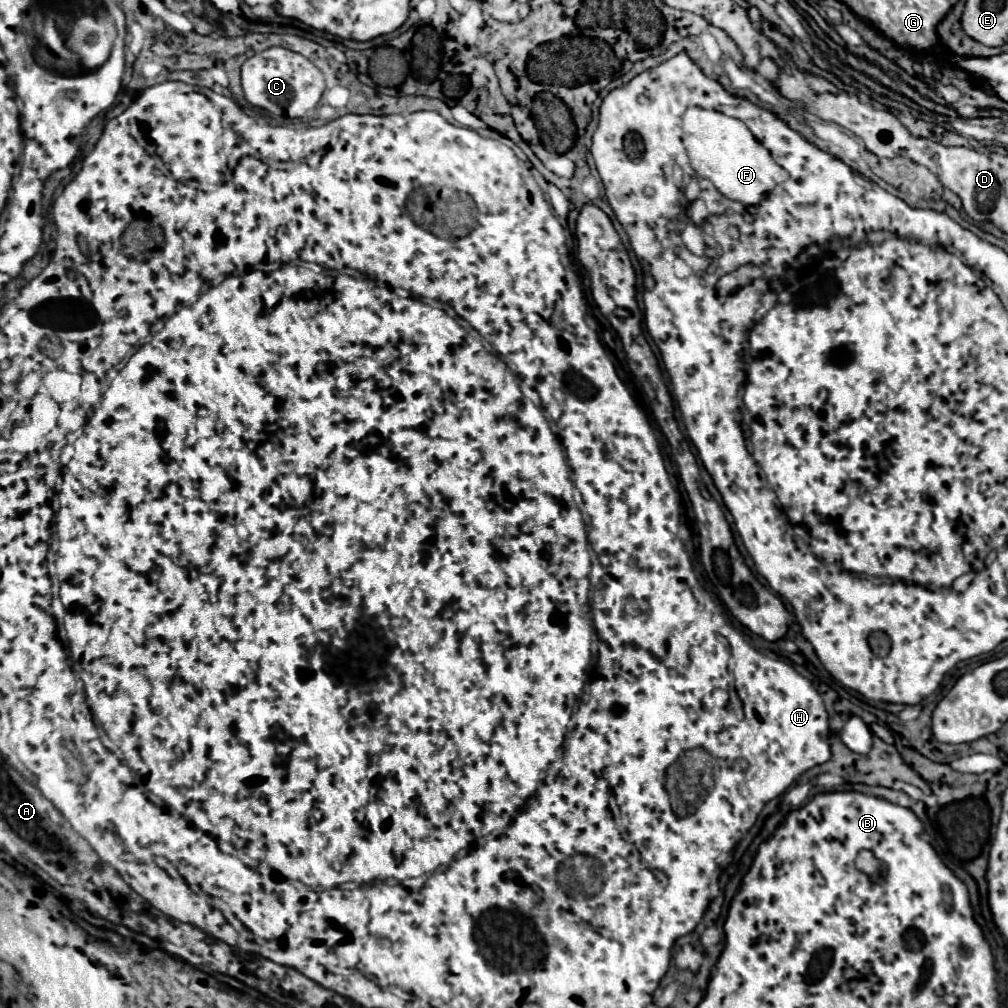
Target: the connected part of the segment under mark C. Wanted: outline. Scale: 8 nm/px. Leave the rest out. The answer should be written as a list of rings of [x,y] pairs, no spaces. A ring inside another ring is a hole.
[[[270,47],[244,61],[242,89],[244,89],[248,103],[262,107],[276,117],[300,119],[318,105],[324,93],[324,75],[304,55],[284,49],[284,47]]]

